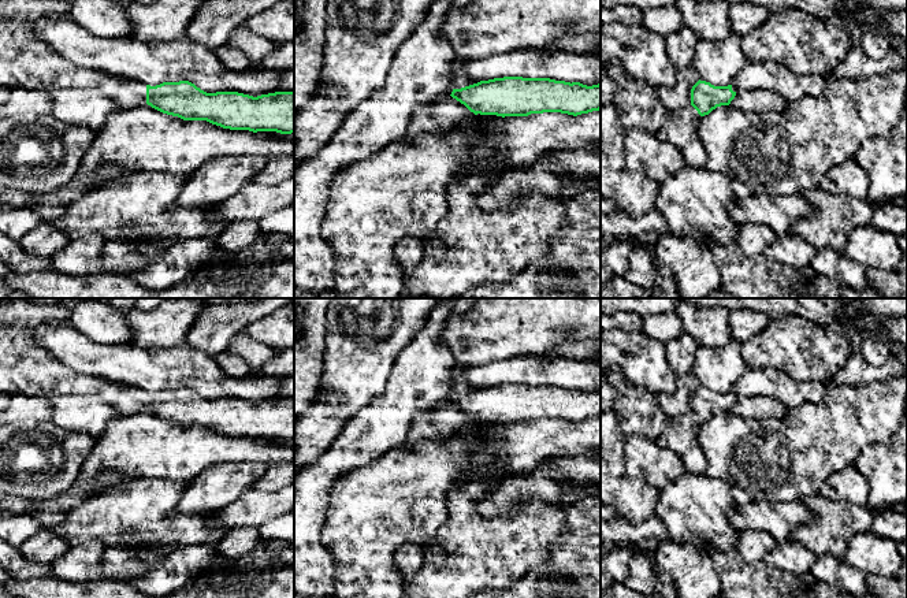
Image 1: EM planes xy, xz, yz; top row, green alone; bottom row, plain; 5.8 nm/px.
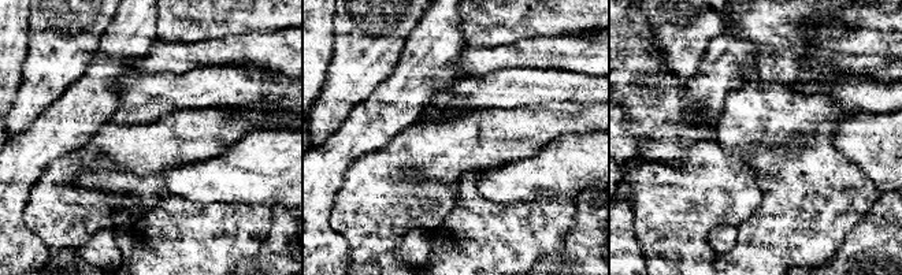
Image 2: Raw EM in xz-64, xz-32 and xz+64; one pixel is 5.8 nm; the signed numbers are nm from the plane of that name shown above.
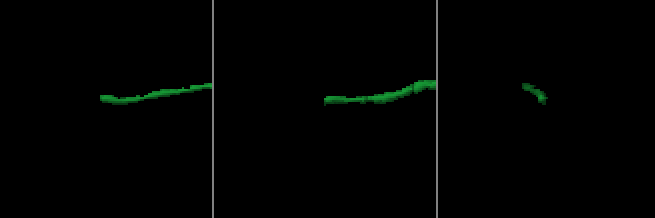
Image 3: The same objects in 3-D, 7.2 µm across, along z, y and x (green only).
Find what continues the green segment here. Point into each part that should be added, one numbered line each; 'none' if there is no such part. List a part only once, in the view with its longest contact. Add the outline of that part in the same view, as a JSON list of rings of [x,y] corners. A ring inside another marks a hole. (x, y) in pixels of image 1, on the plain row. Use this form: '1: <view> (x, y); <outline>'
1: xy (26, 368); [[[18,326],[0,328],[0,394],[94,395],[122,415],[146,411],[144,389],[73,369]]]

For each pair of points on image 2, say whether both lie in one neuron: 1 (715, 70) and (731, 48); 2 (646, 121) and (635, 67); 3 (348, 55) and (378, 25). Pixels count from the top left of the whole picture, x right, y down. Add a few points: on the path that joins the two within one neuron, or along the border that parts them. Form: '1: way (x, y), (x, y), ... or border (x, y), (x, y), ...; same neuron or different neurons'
1: way (720, 64), (730, 54); same neuron
2: way (646, 107), (624, 84), (627, 81); same neuron
3: way (356, 47), (370, 29); same neuron

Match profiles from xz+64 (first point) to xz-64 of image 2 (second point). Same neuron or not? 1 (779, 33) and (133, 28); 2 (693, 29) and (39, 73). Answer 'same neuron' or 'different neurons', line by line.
1: different neurons
2: same neuron

